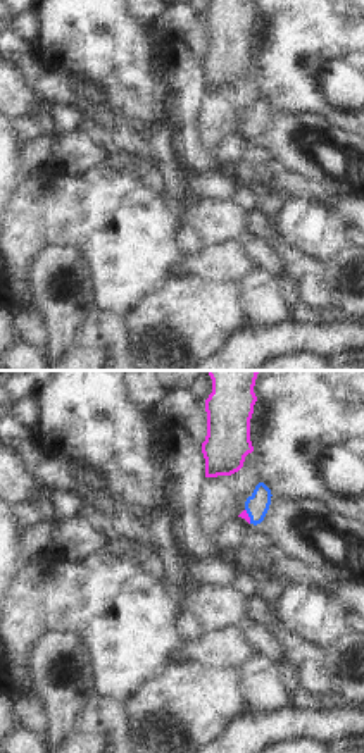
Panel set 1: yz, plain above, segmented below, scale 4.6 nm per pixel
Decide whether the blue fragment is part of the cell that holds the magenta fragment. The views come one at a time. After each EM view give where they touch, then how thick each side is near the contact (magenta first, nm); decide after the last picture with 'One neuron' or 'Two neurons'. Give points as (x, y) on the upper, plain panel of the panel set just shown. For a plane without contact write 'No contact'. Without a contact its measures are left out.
Touches magenta at (247, 130). Thickness 40 nm (magenta) against 110 nm.

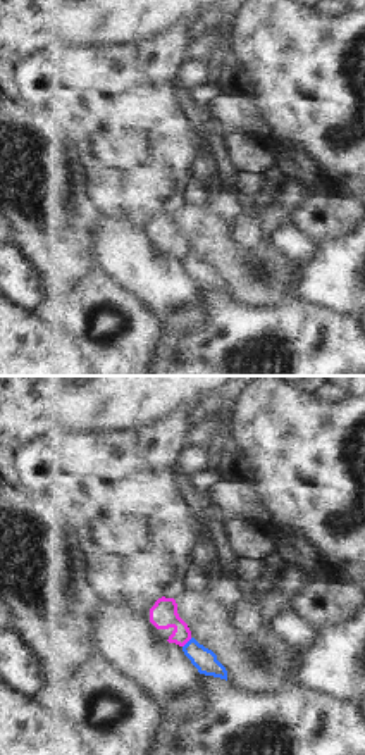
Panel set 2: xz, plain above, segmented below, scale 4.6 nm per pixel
Touches magenta at (186, 255). Thickness 130 nm (magenta) against 110 nm.

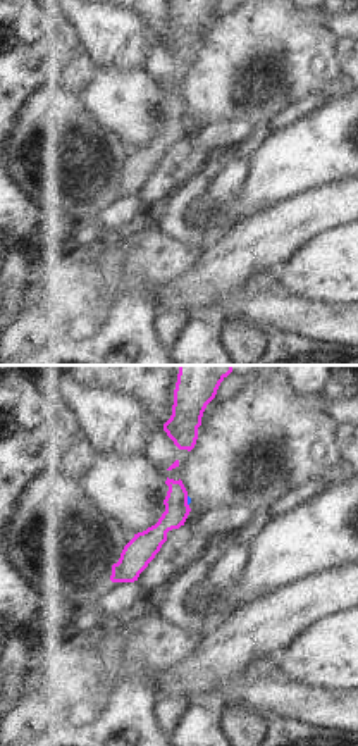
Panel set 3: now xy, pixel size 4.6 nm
Touches magenta at (186, 116). Thickness 120 nm (magenta) against 20 nm.

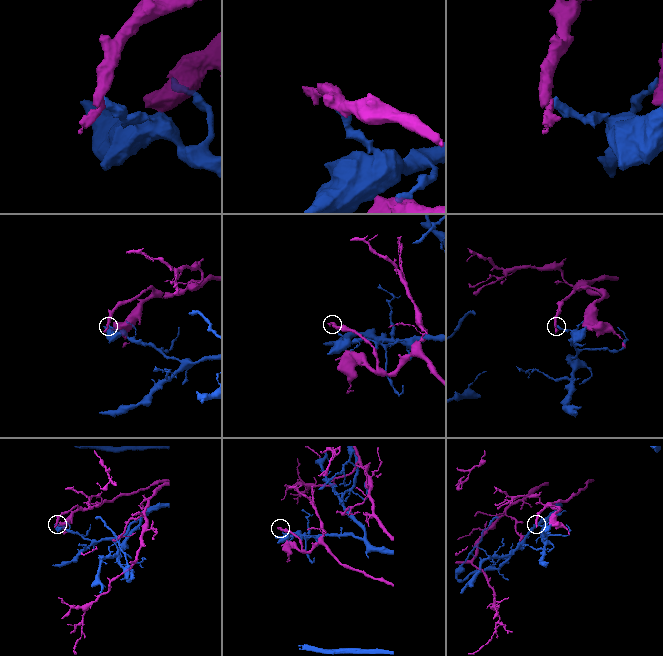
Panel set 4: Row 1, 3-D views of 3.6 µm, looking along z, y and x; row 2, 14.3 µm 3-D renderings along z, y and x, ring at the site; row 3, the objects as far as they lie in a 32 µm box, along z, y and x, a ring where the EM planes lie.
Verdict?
Two neurons.

